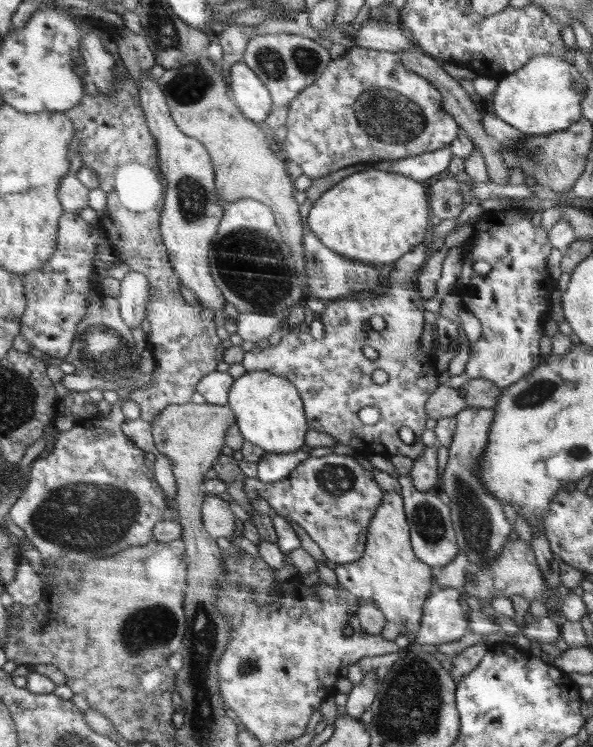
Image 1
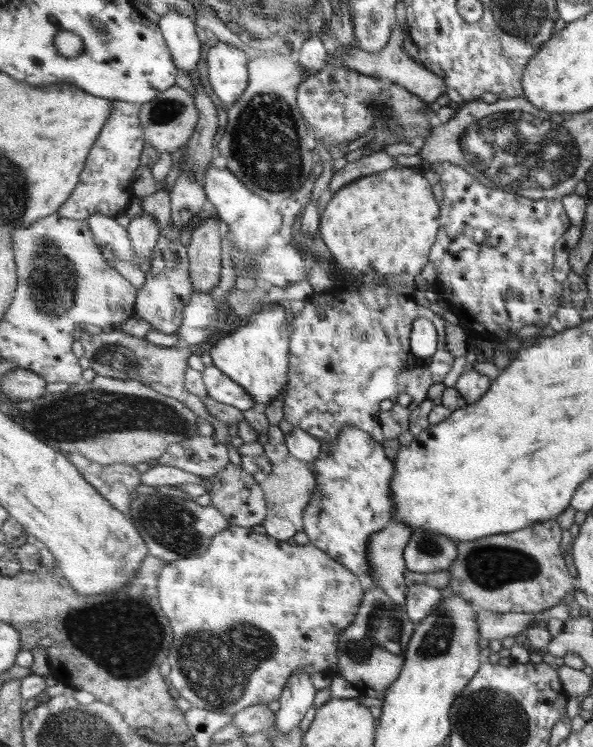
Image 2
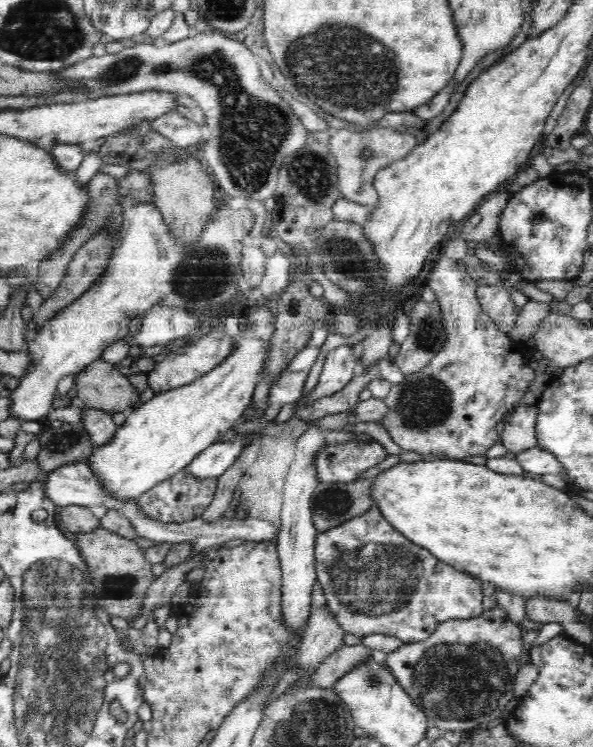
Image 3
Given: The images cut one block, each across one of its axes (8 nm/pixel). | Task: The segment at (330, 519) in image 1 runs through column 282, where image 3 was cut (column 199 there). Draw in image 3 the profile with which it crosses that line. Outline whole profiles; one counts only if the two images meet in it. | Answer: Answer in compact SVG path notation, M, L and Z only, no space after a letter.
M182 469L170 478L159 482L154 488L144 492L138 498L137 505L143 515L152 520L180 524L188 520L194 520L194 518L201 518L208 504L212 502L217 486L218 483L214 477L198 479L192 476L188 469Z

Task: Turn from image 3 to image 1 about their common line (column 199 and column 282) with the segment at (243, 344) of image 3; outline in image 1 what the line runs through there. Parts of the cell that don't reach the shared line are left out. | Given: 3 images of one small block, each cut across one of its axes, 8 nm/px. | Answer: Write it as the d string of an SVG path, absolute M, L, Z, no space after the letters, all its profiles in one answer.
M262 370L246 371L234 379L227 406L236 415L236 424L245 440L258 444L266 453L290 454L304 446L308 417L300 392L288 378Z

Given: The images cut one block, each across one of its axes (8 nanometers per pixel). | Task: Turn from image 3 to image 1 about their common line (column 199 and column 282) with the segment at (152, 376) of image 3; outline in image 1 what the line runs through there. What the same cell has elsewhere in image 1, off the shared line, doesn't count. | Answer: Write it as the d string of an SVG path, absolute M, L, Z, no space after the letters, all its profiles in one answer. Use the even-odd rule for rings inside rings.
M422 242L418 250L412 254L406 254L400 262L395 262L394 271L388 278L390 286L382 294L365 299L335 299L329 301L324 312L317 318L324 324L324 337L320 340L314 339L310 335L309 326L304 322L294 324L287 335L283 335L282 340L277 345L270 345L268 348L255 348L245 352L242 359L242 366L247 372L256 372L262 370L286 377L297 387L303 399L305 414L308 417L310 430L326 433L337 443L350 445L352 450L366 445L370 445L374 454L402 455L415 461L425 452L426 446L422 444L422 433L426 428L428 413L425 410L429 397L436 392L438 385L439 371L436 368L437 358L431 356L422 356L420 354L420 337L424 330L424 302L420 300L418 290L412 286L410 276L420 274L428 258L428 248L430 244ZM372 316L382 316L386 326L381 331L372 329L369 320ZM364 346L372 346L378 352L378 358L370 360L364 353ZM374 370L385 370L388 374L388 381L384 384L376 384L372 381L372 372ZM374 406L380 412L380 419L374 424L364 424L358 418L358 413L362 408ZM402 426L411 428L415 434L415 441L408 445L400 440L398 436L399 429Z

